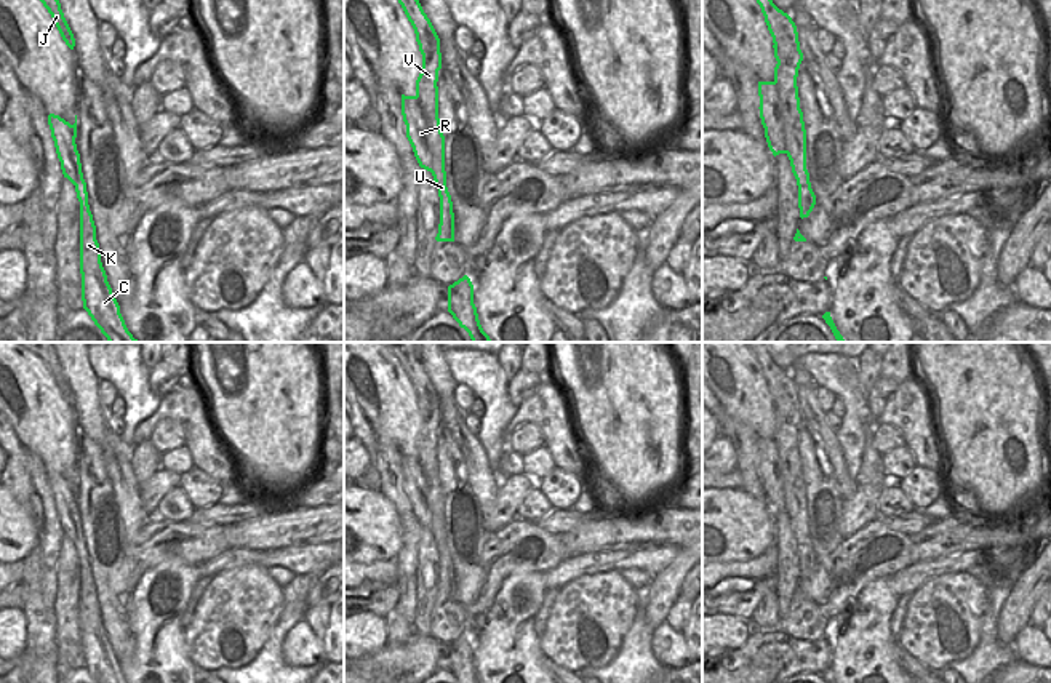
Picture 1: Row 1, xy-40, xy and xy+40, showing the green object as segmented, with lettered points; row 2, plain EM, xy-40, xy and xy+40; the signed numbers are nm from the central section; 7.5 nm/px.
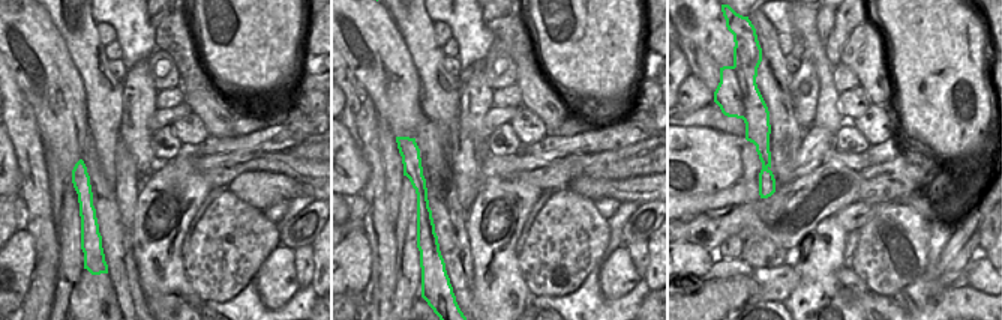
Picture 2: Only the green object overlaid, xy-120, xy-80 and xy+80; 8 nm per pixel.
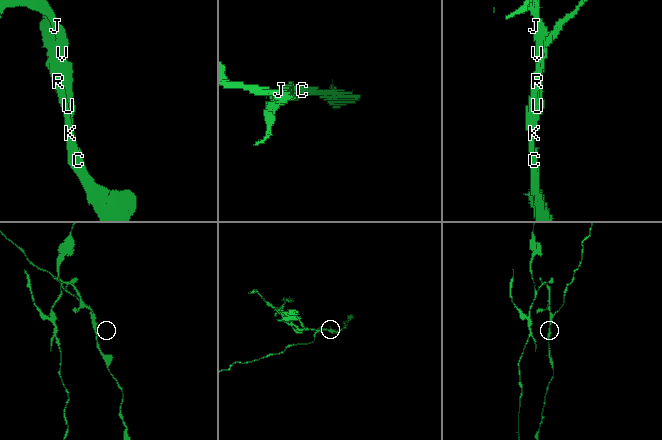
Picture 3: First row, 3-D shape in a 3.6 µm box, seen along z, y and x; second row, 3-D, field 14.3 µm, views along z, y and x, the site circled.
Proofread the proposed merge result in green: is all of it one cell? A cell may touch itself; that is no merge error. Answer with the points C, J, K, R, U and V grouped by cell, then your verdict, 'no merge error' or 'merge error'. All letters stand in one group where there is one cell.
C K R U / J V | merge error

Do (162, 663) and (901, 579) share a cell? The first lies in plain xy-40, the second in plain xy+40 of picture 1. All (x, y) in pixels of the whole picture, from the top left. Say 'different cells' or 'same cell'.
different cells

